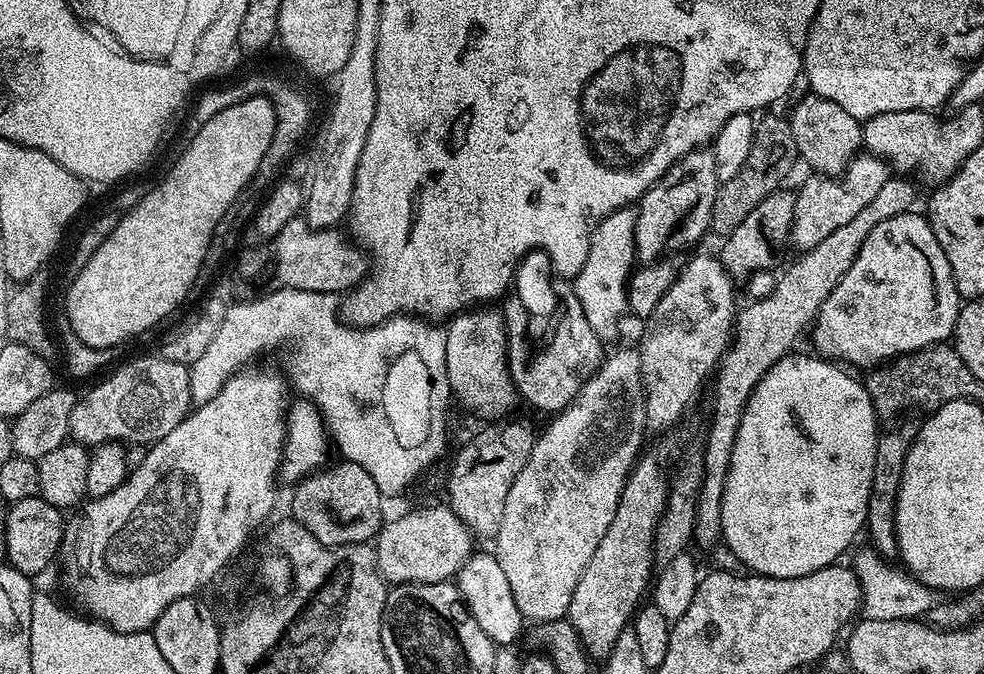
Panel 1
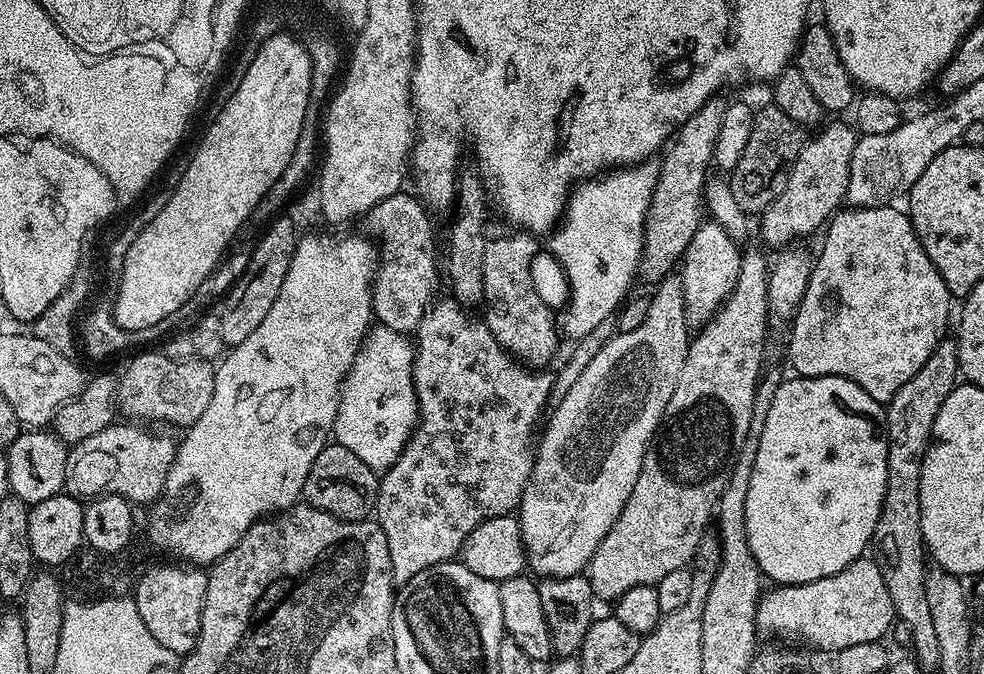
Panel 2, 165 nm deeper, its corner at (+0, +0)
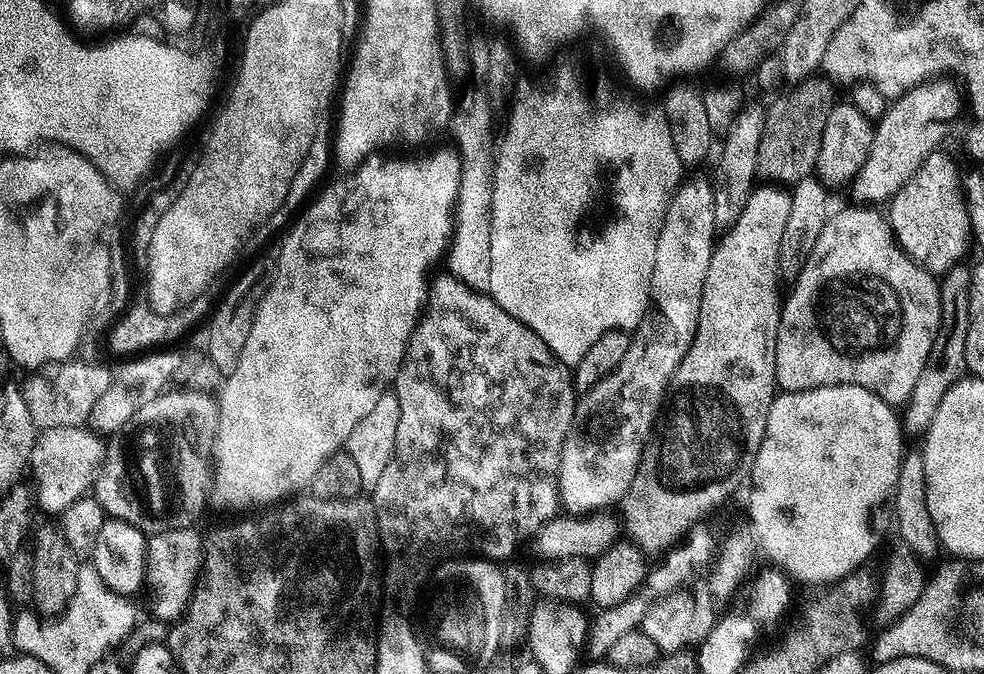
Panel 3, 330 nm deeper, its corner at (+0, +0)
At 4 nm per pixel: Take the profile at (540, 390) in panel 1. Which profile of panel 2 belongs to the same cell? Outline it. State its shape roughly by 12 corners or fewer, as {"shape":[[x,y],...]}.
{"shape":[[523,230],[483,250],[484,321],[532,368],[558,348],[554,312],[532,285],[540,251]]}

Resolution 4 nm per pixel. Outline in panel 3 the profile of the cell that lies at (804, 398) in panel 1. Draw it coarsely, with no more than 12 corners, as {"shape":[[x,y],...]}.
{"shape":[[853,384],[772,399],[748,516],[793,581],[884,536],[906,451]]}

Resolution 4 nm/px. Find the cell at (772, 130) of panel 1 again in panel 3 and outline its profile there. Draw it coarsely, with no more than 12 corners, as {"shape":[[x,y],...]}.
{"shape":[[820,74],[767,105],[756,174],[793,186],[815,173],[838,100]]}

